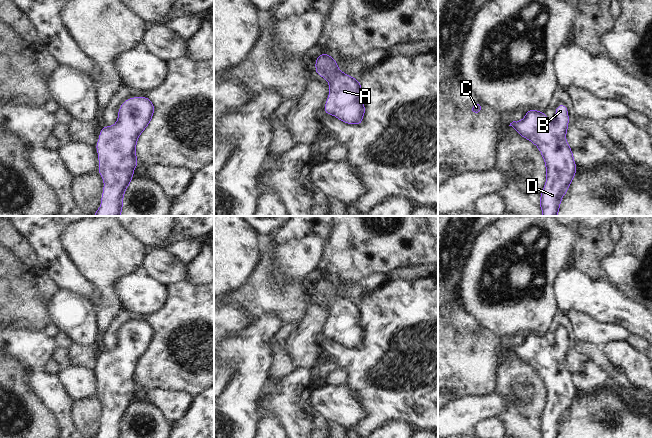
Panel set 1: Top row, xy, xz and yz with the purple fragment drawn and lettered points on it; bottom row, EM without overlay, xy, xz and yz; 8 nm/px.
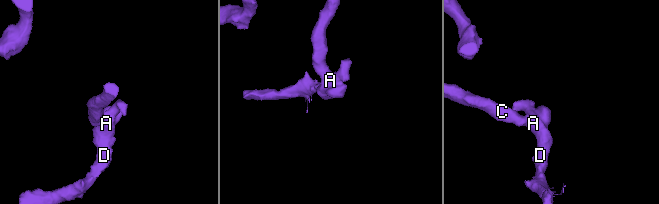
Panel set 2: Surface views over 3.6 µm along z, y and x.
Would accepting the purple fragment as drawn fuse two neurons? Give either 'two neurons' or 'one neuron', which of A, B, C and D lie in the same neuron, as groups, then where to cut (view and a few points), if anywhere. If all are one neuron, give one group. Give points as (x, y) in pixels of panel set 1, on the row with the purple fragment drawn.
one neuron; A B C D; no cut

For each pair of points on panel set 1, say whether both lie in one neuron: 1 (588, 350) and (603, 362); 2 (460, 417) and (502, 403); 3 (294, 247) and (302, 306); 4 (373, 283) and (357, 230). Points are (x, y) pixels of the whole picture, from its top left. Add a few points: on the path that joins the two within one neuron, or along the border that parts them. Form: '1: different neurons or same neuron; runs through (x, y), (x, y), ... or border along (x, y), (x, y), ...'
1: same neuron; runs through (592, 352), (599, 358)
2: same neuron; runs through (470, 410), (492, 404)
3: different neurons; border along (275, 273), (280, 286), (303, 280)
4: different neurons; border along (386, 273), (373, 273), (364, 277), (359, 282)

